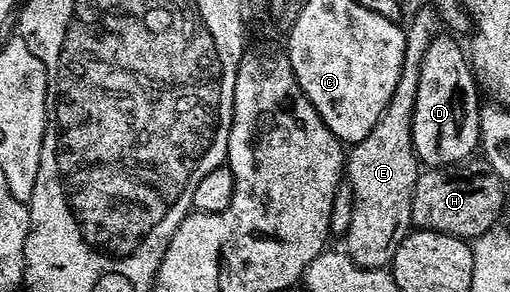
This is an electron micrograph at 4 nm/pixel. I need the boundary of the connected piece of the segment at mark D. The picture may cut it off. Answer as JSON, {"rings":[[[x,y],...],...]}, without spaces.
{"rings":[[[441,34],[428,46],[420,66],[420,83],[417,84],[416,104],[413,110],[413,146],[419,161],[430,168],[457,165],[467,161],[479,147],[479,108],[480,90],[474,77],[473,67],[469,63],[465,49],[460,48],[453,35]]]}

